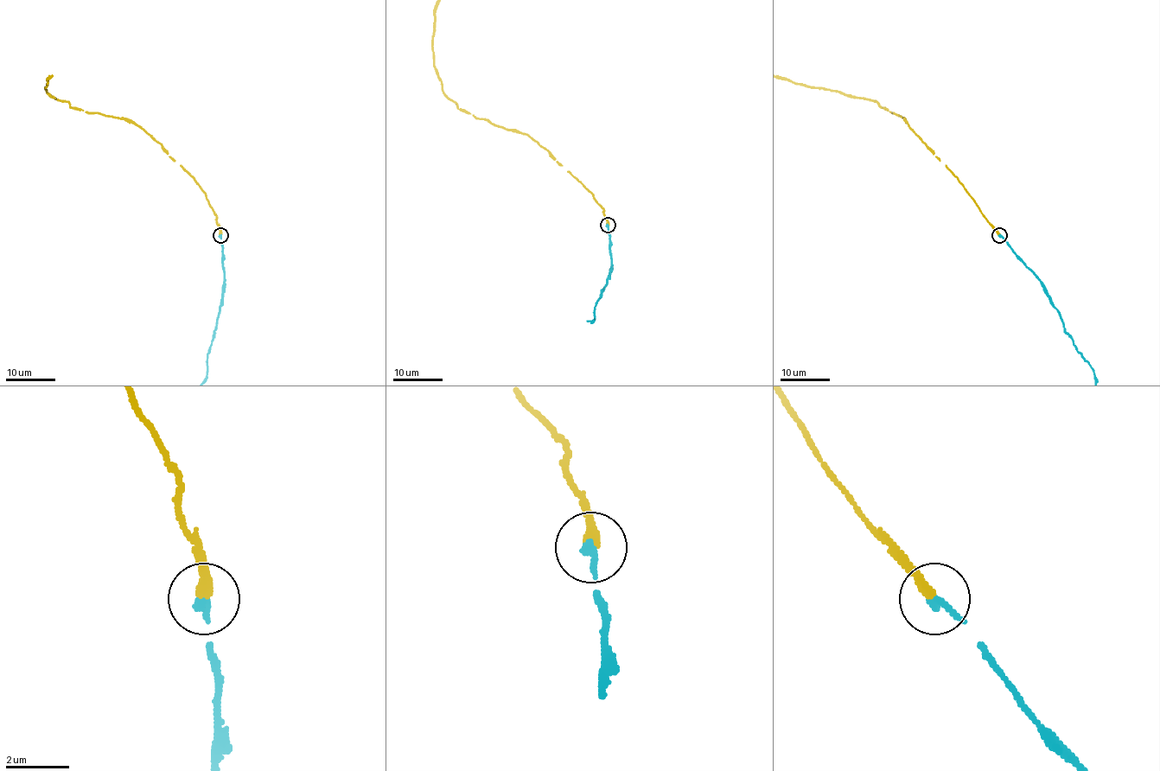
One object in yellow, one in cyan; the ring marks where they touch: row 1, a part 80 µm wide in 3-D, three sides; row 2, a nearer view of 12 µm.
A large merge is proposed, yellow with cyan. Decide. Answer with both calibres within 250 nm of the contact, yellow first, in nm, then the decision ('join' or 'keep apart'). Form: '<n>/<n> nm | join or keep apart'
320/260 nm | join

